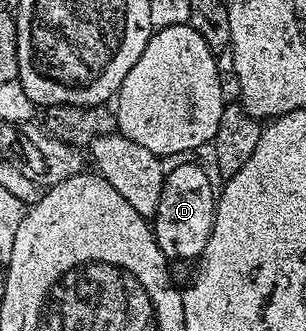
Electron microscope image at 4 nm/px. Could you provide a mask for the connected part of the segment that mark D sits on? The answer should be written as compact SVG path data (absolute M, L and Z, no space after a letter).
M181 163L166 172L163 195L153 218L152 231L157 246L163 251L166 260L198 260L206 249L213 230L216 213L217 189L210 175L195 163Z

